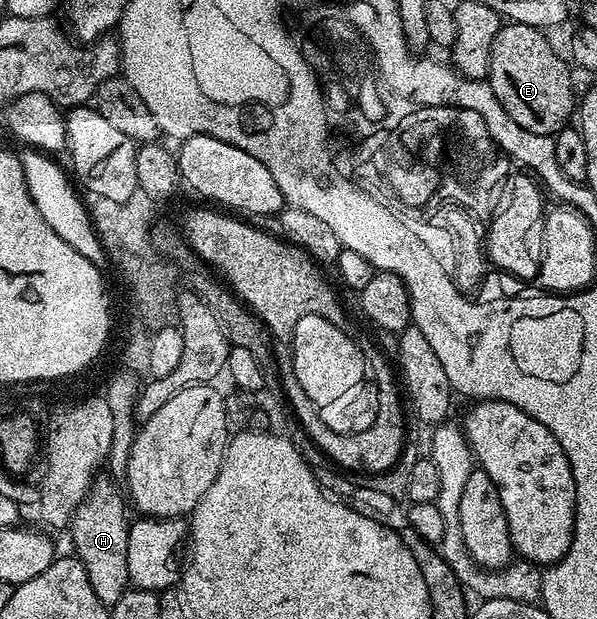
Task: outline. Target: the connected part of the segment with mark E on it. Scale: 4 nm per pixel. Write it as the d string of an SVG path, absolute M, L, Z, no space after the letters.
M504 22L500 26L496 40L493 41L493 53L489 57L489 73L486 82L491 84L493 97L501 101L501 109L521 125L521 129L529 129L529 133L550 135L554 137L562 127L568 126L570 117L577 107L577 91L571 84L571 71L568 60L555 52L555 47L546 39L544 32L538 27Z

